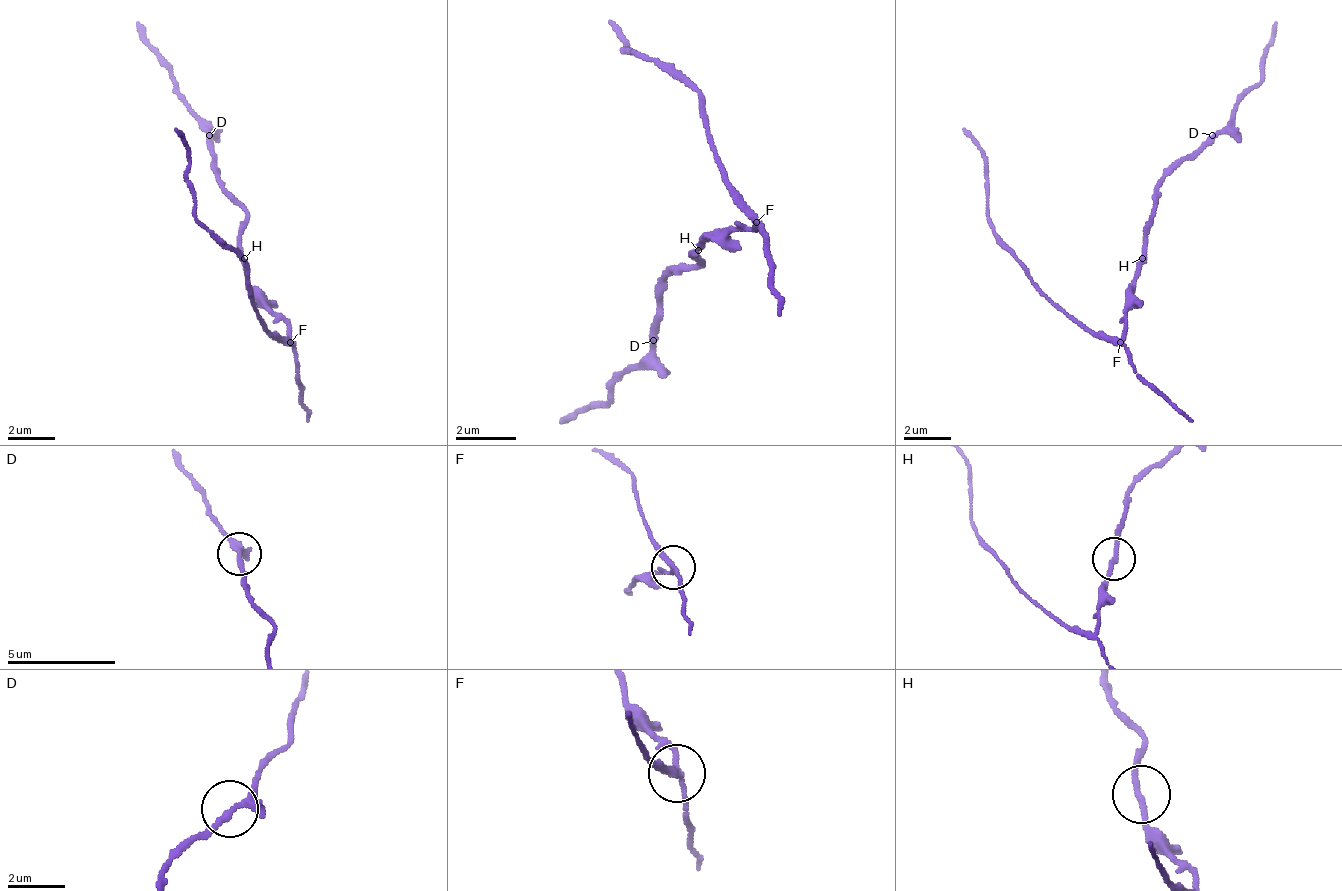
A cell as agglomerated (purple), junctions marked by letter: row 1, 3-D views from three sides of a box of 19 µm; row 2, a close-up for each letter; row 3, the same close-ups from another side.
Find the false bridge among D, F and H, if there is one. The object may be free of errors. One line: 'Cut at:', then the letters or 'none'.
Cut at: F

